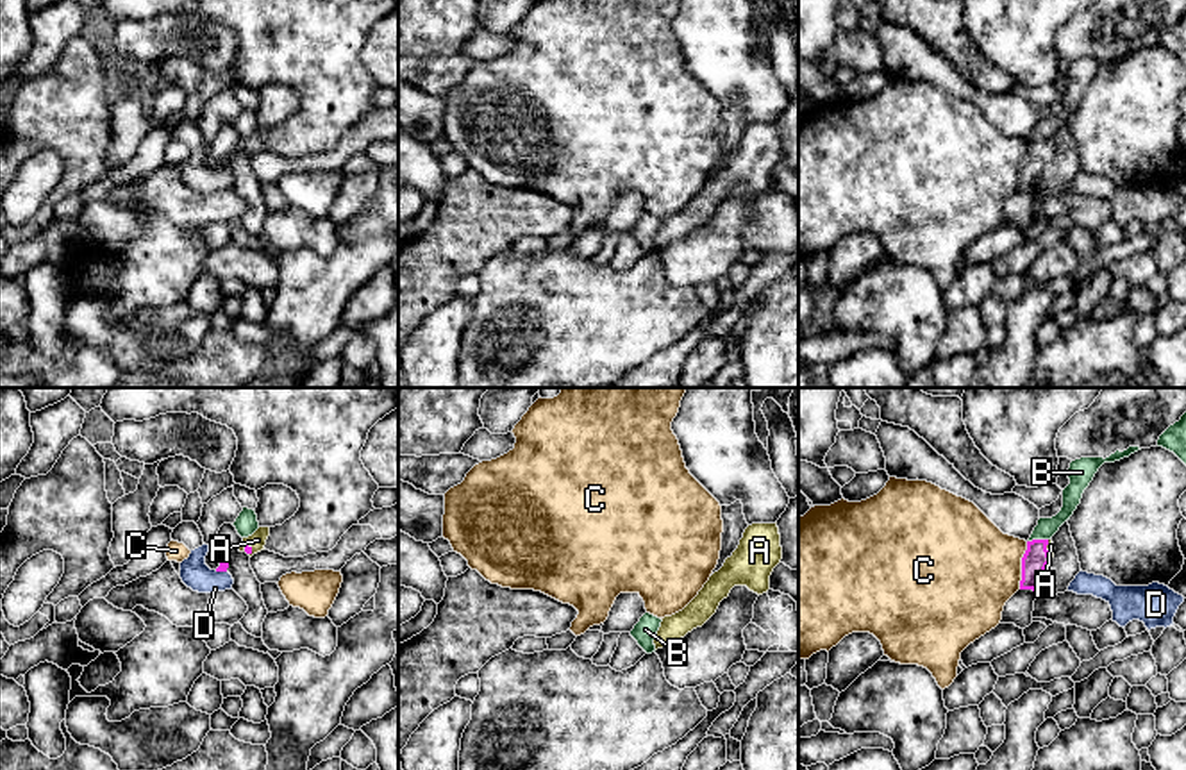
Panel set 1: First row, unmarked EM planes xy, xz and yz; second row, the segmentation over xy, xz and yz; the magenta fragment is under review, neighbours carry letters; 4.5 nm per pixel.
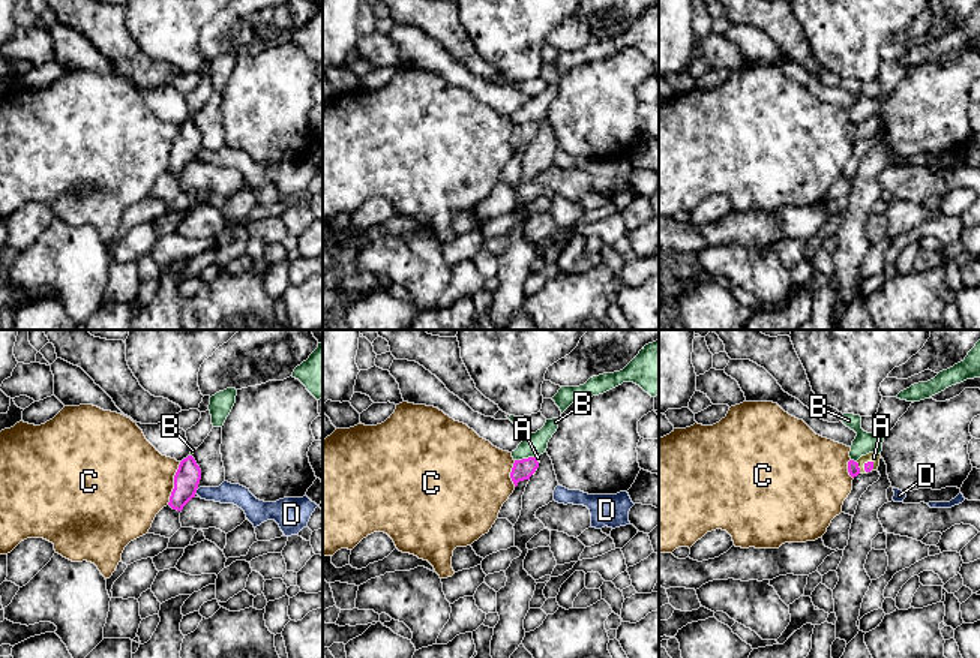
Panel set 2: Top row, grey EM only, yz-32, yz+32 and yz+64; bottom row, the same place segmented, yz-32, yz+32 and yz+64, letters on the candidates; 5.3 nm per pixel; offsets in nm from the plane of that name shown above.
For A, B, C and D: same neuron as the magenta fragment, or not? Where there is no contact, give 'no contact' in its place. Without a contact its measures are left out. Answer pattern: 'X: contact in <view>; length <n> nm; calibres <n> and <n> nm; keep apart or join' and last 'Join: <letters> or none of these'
A: contact in xy; length 60 nm; calibres 30 and 80 nm; join
B: contact in yz; length 90 nm; calibres 120 and 90 nm; keep apart
C: contact in yz; length 220 nm; calibres 120 and 460 nm; keep apart
D: contact in xy; length 60 nm; calibres 40 and 140 nm; keep apart
Join: A

